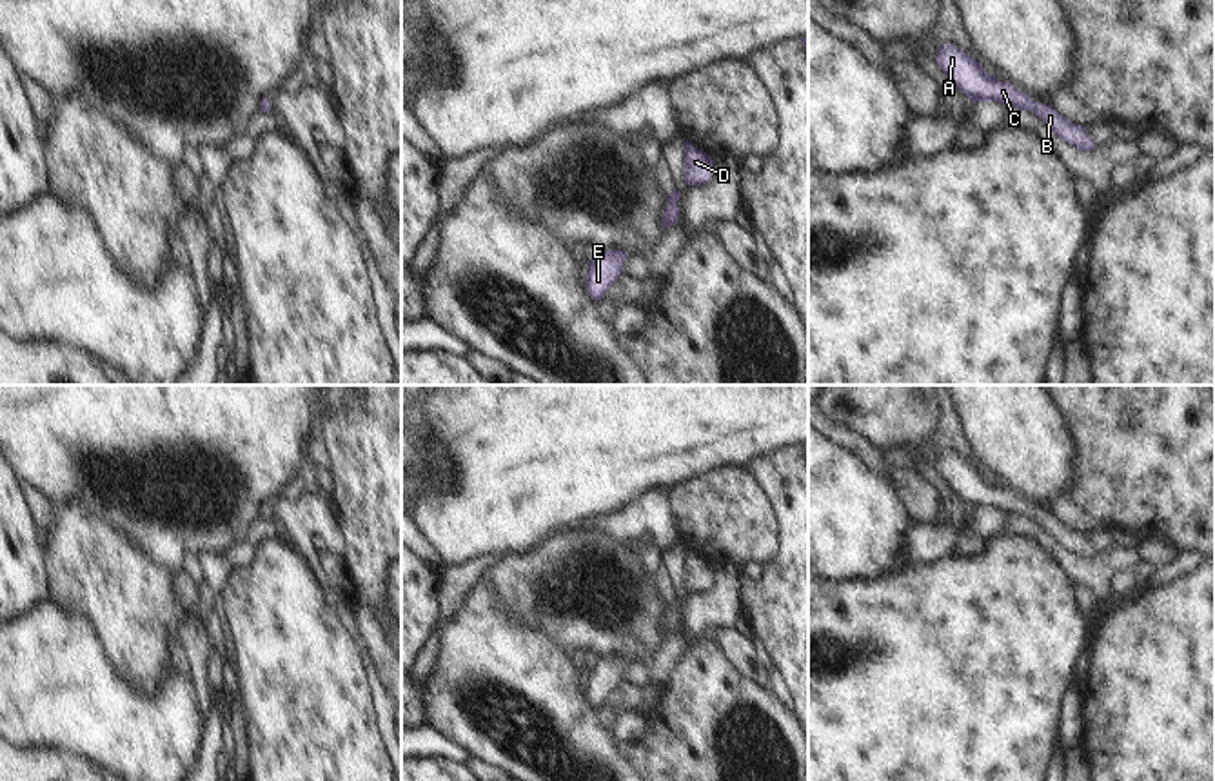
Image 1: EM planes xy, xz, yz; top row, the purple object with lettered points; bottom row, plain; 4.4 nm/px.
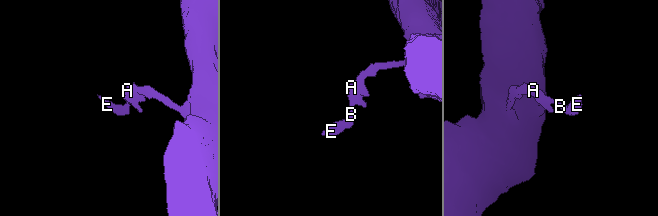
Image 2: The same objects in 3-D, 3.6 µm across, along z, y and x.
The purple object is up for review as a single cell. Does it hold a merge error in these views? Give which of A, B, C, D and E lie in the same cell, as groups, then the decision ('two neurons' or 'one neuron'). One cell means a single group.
A B C D E; one neuron

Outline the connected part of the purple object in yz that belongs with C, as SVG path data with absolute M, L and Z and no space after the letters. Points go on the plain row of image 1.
M953 450L939 452L937 472L950 489L972 509L997 509L1022 518L1033 518L1059 545L1079 558L1095 556L1086 534L1077 532L1057 519L1052 512L1033 509L1010 489L999 489L984 478L983 470L957 456Z

